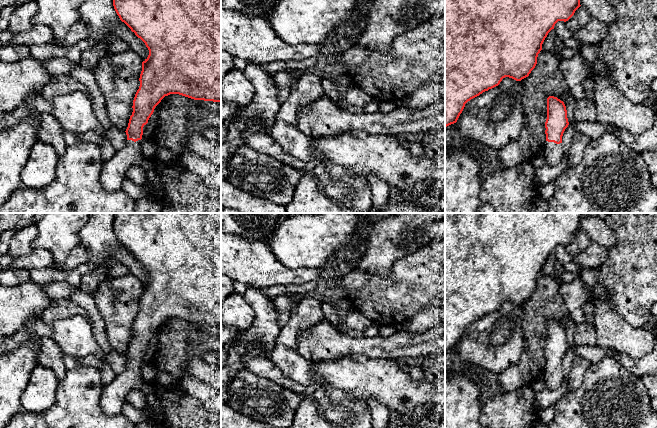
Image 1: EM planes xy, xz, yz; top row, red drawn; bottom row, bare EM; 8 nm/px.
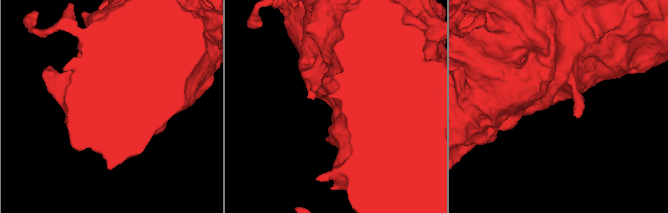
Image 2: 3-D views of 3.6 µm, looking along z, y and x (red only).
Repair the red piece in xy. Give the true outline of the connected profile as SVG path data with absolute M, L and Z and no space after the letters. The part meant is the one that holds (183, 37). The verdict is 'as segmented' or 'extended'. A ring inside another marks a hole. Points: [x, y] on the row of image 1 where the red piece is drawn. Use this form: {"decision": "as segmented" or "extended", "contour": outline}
{"decision": "extended", "contour": "M113 0L113 6L120 20L145 43L149 55L142 62L140 86L135 94L133 112L125 131L126 144L110 160L104 162L100 182L106 192L120 191L127 170L138 165L146 172L149 194L161 199L163 187L154 170L156 166L142 154L143 127L148 123L155 107L170 94L179 94L194 100L221 102L221 0Z"}

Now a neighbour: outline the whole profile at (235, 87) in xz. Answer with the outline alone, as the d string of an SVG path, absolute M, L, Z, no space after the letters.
M233 69L221 77L221 99L240 107L248 106L255 95L255 88L243 71Z

